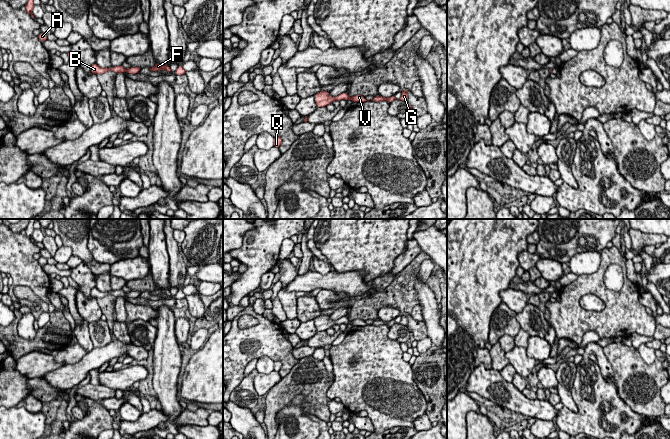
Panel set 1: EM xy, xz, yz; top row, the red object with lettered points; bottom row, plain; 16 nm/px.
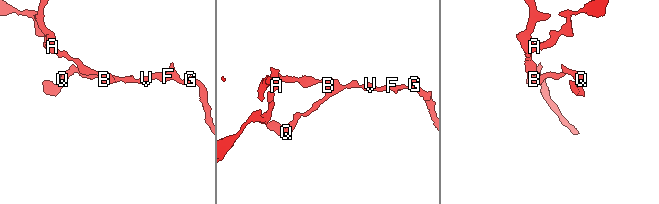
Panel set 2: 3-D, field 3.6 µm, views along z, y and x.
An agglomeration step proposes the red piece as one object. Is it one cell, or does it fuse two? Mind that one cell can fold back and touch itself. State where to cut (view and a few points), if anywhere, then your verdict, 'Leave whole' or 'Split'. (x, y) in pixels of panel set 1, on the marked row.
No split. Leave whole

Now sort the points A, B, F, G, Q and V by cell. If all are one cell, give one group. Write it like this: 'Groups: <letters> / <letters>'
Groups: A B F G Q V

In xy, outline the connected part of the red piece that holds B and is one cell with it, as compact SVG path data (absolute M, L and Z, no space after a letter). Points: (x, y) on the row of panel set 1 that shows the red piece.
M93 63L90 69L91 73L94 73L96 75L103 74L107 71L113 71L115 73L124 73L126 71L128 74L137 74L141 70L140 67L130 67L129 69L125 69L122 65L111 68L101 68L96 63Z

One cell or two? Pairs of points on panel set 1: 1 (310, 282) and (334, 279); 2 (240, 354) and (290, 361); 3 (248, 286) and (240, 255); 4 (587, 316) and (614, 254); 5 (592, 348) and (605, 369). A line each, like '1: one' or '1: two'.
1: one
2: one
3: one
4: one
5: one

